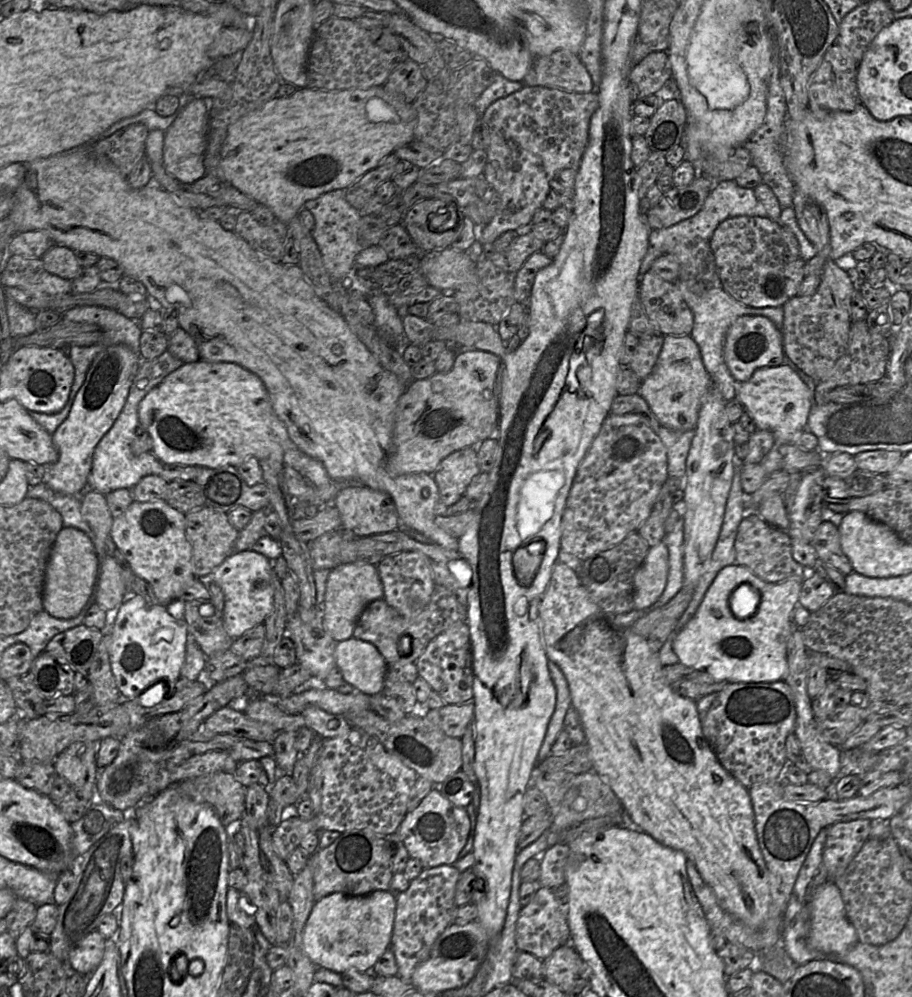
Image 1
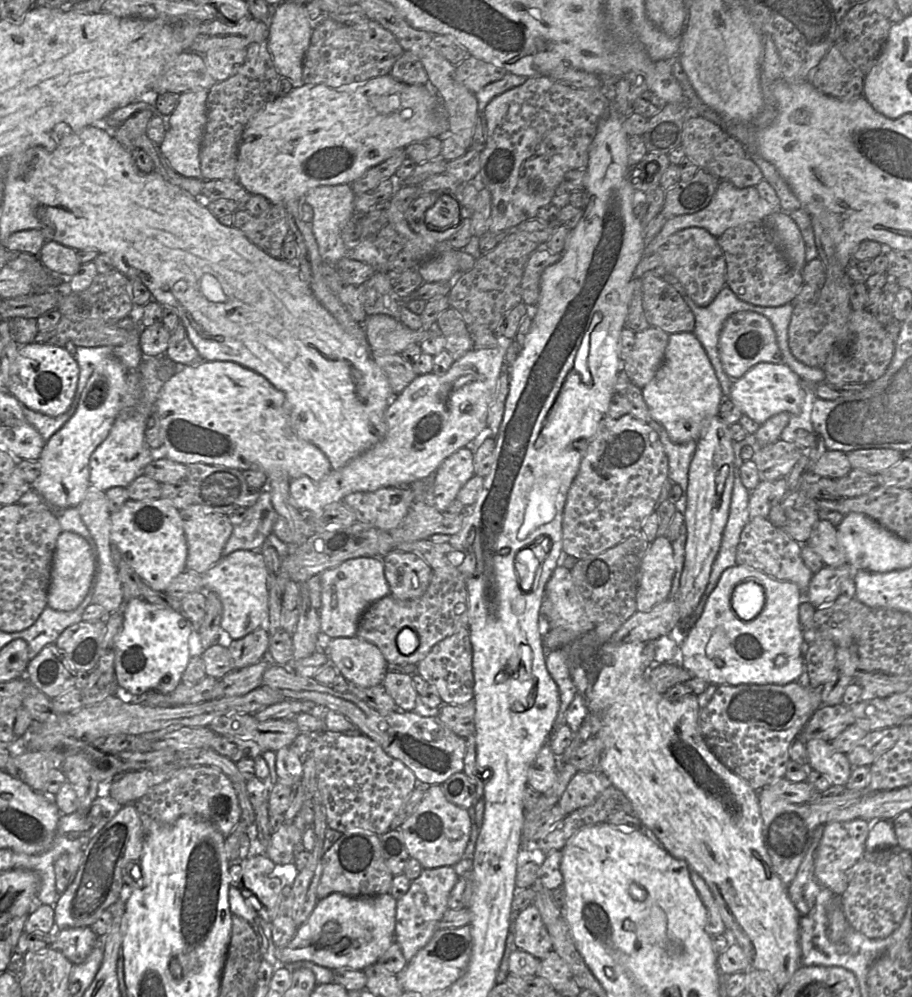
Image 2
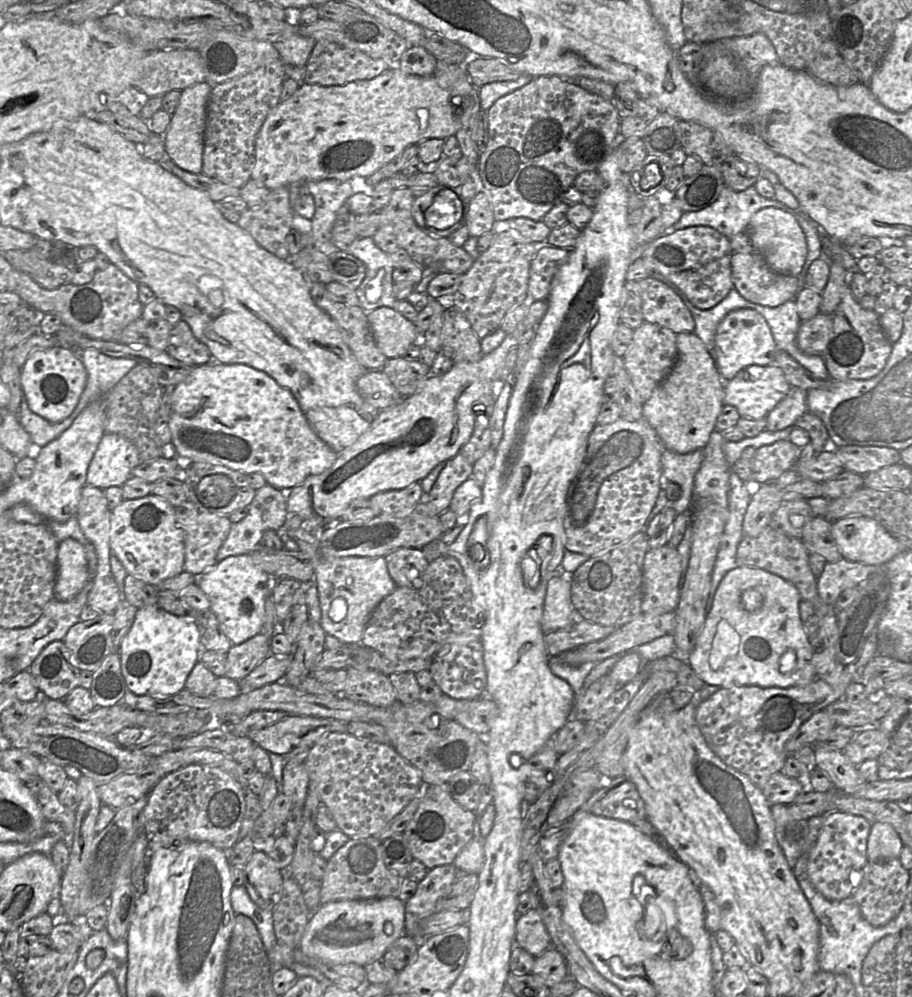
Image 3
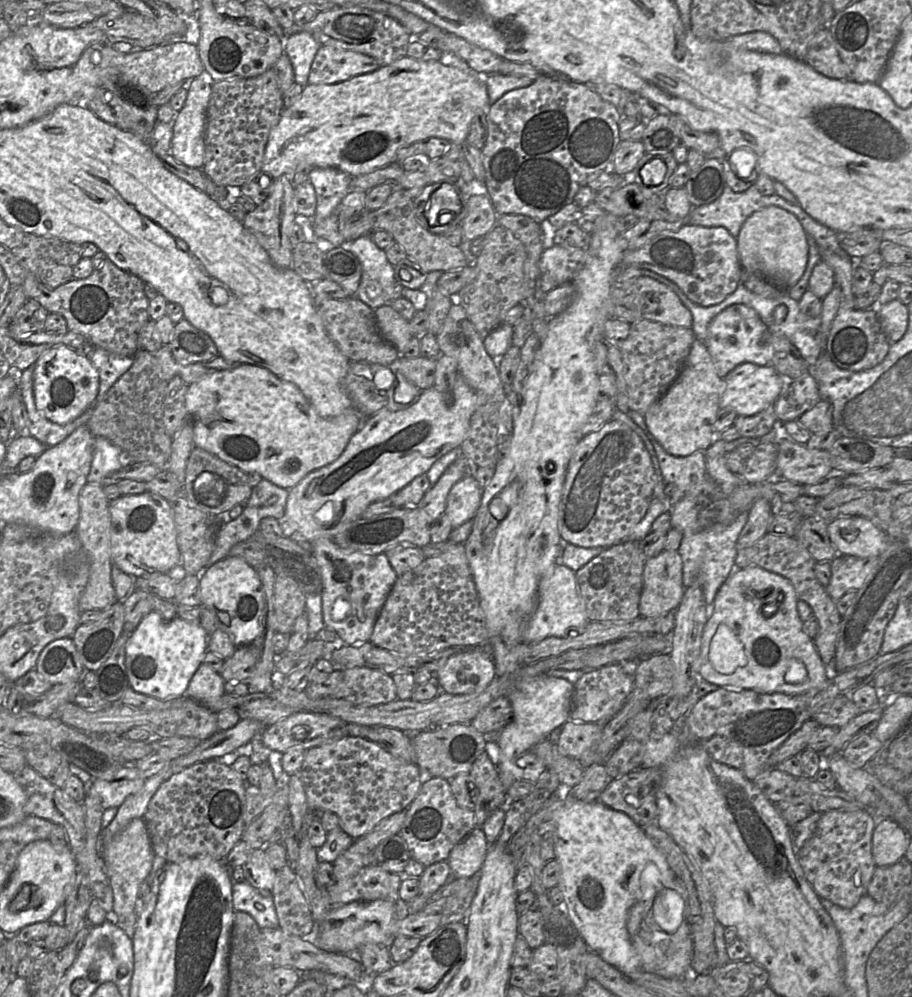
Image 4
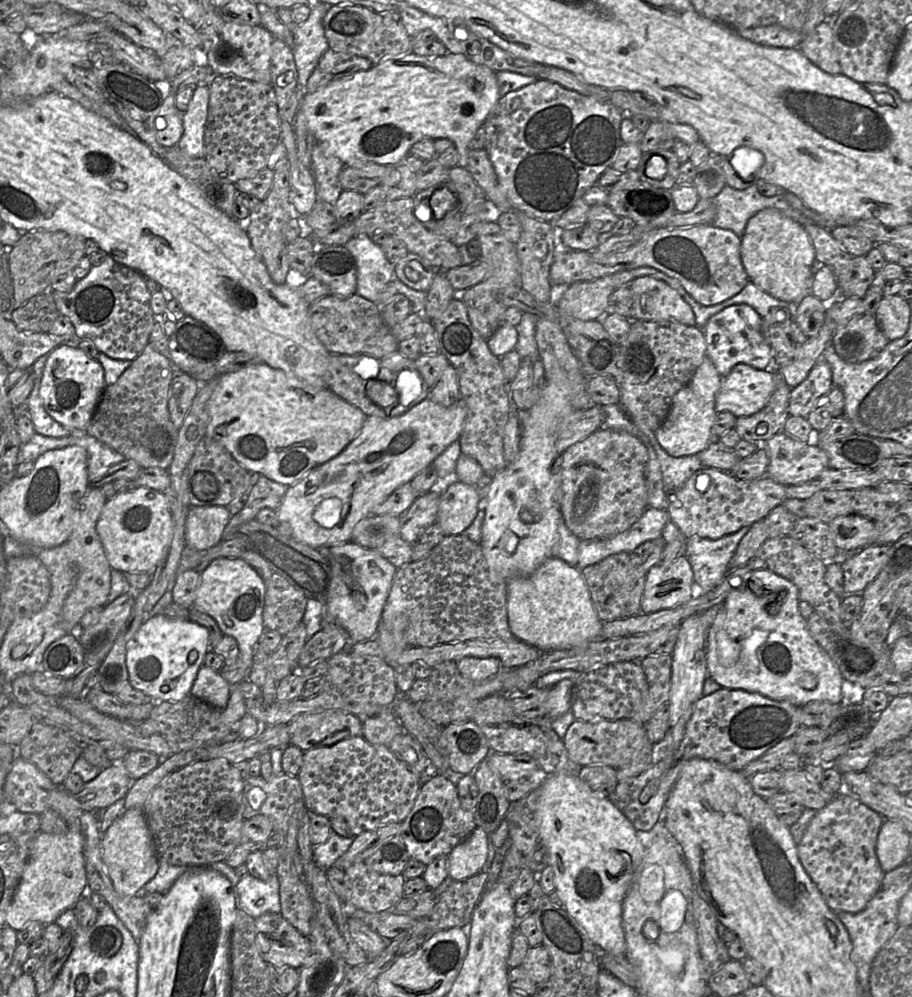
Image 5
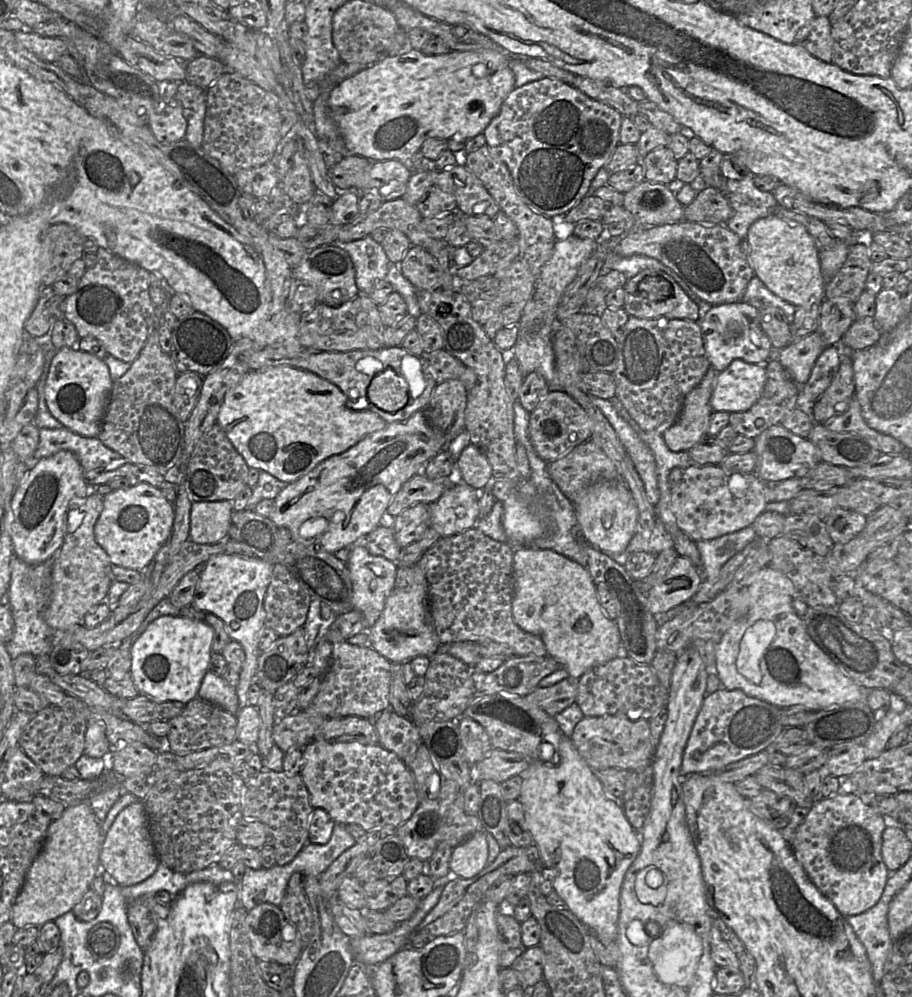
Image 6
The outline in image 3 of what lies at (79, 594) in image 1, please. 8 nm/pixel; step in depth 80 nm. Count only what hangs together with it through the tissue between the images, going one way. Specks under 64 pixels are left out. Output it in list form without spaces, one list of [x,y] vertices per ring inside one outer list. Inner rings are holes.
[[[73,538],[62,540],[58,545],[54,597],[63,602],[72,600],[87,580],[88,561],[83,545]]]

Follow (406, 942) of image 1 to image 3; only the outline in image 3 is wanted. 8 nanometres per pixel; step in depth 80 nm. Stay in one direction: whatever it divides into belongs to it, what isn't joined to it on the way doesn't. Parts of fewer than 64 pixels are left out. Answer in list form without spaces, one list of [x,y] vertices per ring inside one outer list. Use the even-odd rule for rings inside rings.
[[[446,864],[427,870],[425,877],[418,882],[414,895],[405,903],[405,934],[421,942],[423,935],[420,930],[420,921],[436,912],[436,903],[450,892],[454,882],[455,870],[453,864]]]

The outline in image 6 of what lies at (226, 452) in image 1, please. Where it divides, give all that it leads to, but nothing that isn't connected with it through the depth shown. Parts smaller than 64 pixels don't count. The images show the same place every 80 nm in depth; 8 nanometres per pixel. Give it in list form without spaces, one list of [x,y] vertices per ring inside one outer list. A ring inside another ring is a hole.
[[[288,365],[247,372],[225,395],[216,423],[249,468],[265,471],[287,484],[387,424],[375,413],[350,408],[347,397],[330,381]]]

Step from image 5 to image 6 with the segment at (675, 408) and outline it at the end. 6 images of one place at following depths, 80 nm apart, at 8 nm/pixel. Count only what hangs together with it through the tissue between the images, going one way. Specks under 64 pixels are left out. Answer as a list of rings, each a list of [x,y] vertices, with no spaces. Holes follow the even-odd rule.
[[[710,366],[701,382],[687,394],[678,420],[662,433],[667,447],[673,452],[691,449],[707,435],[712,408],[710,398],[717,371]]]

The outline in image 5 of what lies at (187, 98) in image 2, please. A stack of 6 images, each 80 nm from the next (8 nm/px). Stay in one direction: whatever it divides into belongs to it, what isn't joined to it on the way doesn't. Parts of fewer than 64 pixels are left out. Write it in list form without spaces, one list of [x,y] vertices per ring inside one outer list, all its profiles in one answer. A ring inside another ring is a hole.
[[[197,85],[183,115],[183,134],[177,145],[191,157],[205,157],[204,134],[209,95],[208,86]]]

